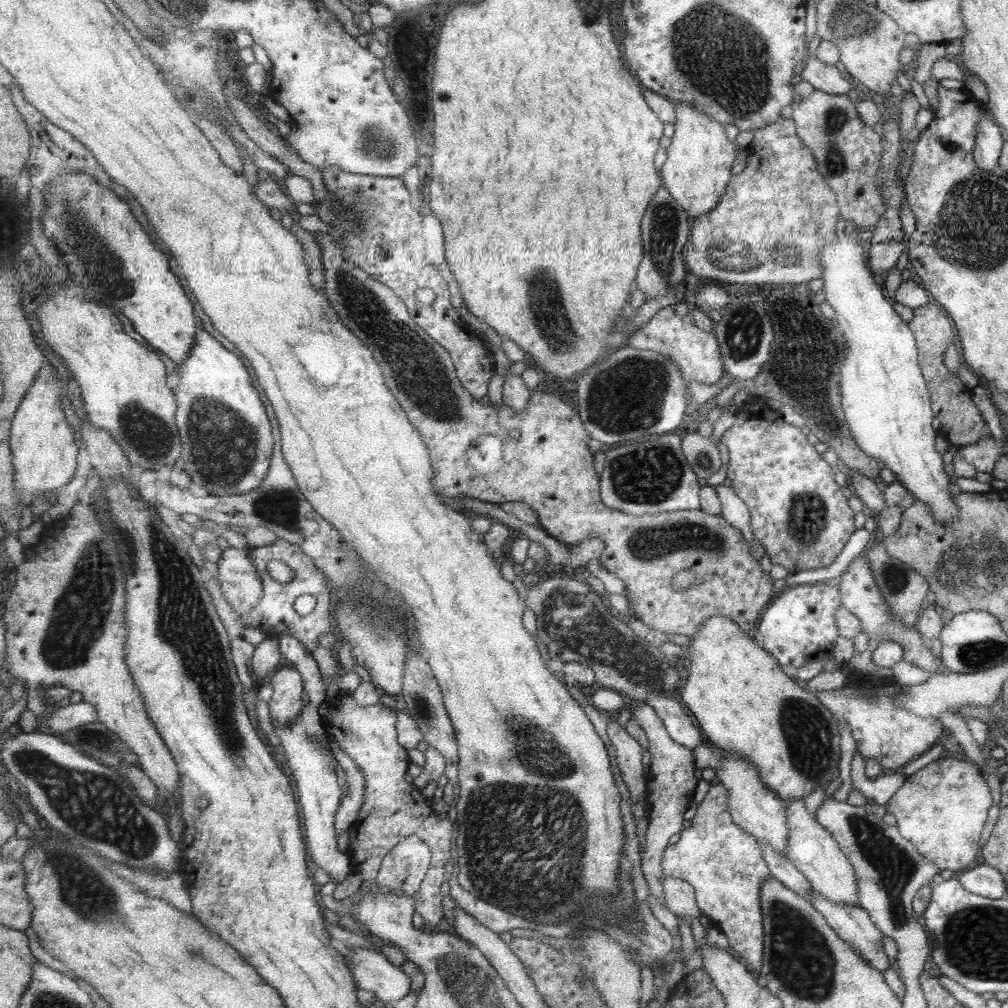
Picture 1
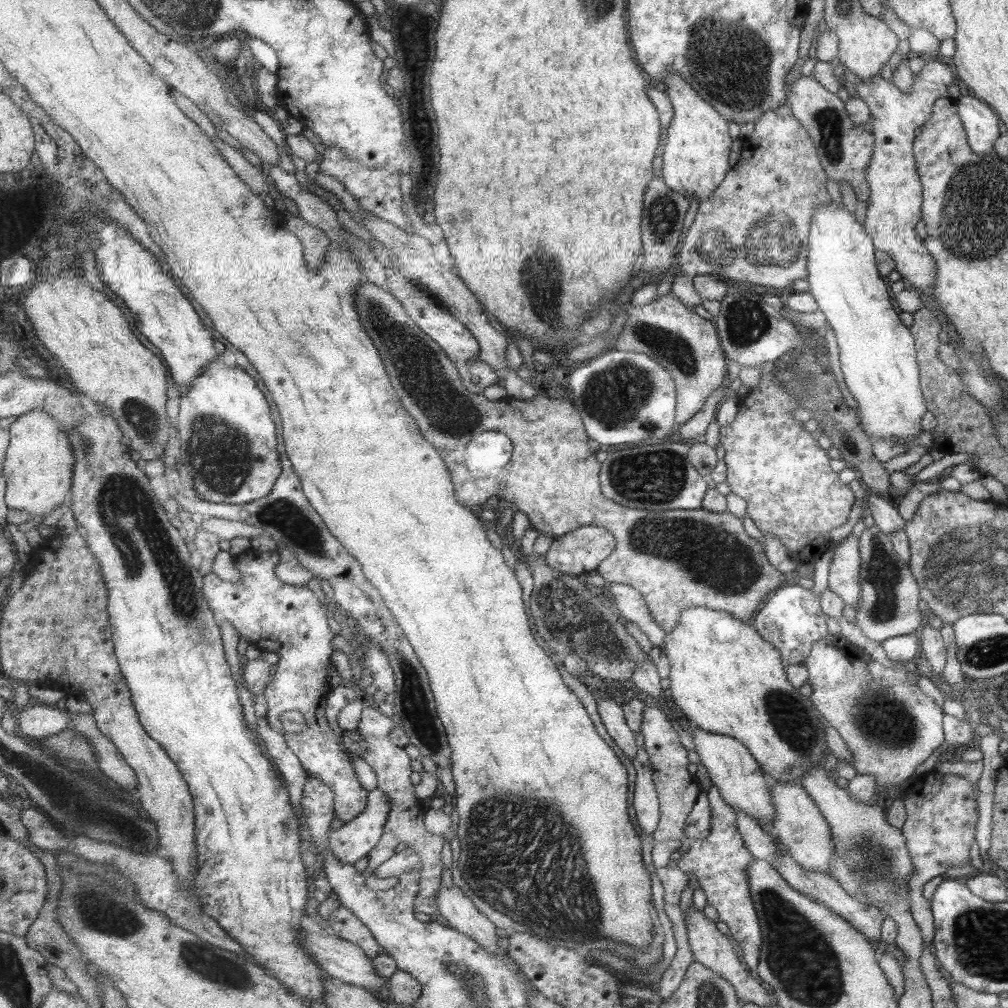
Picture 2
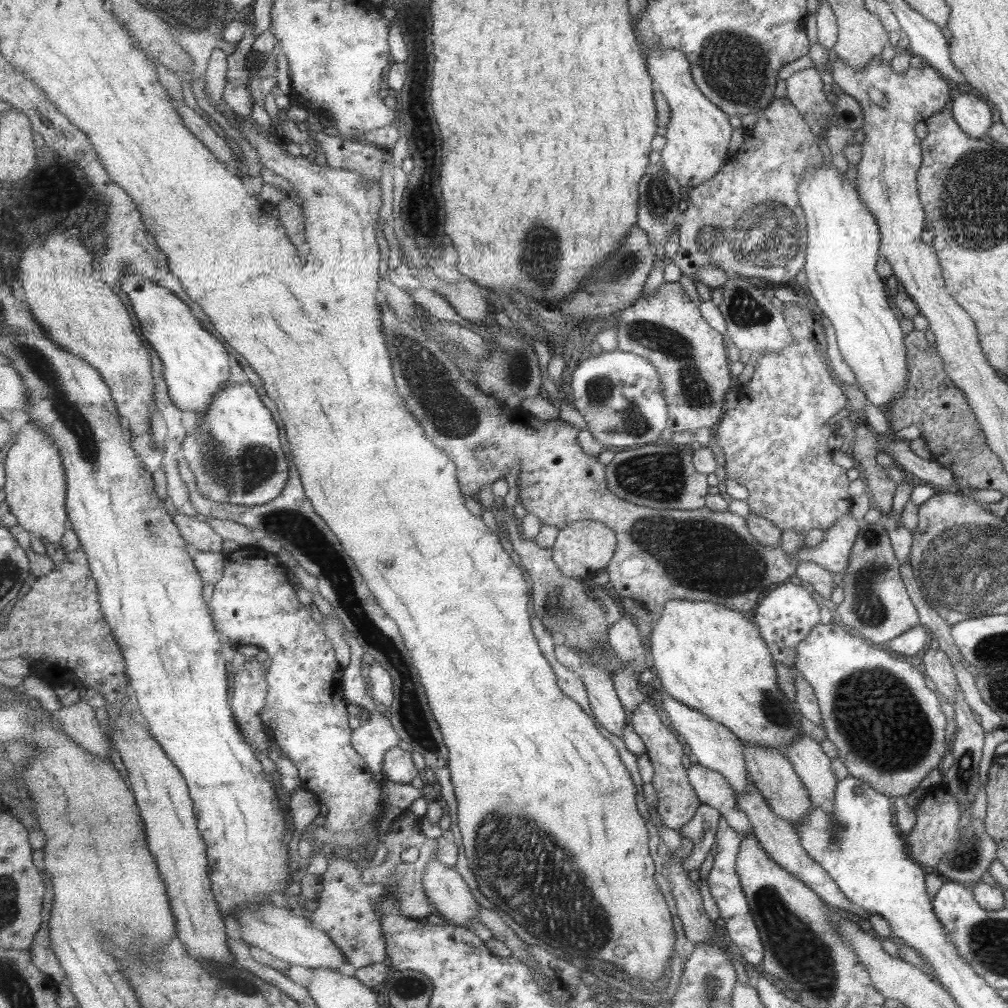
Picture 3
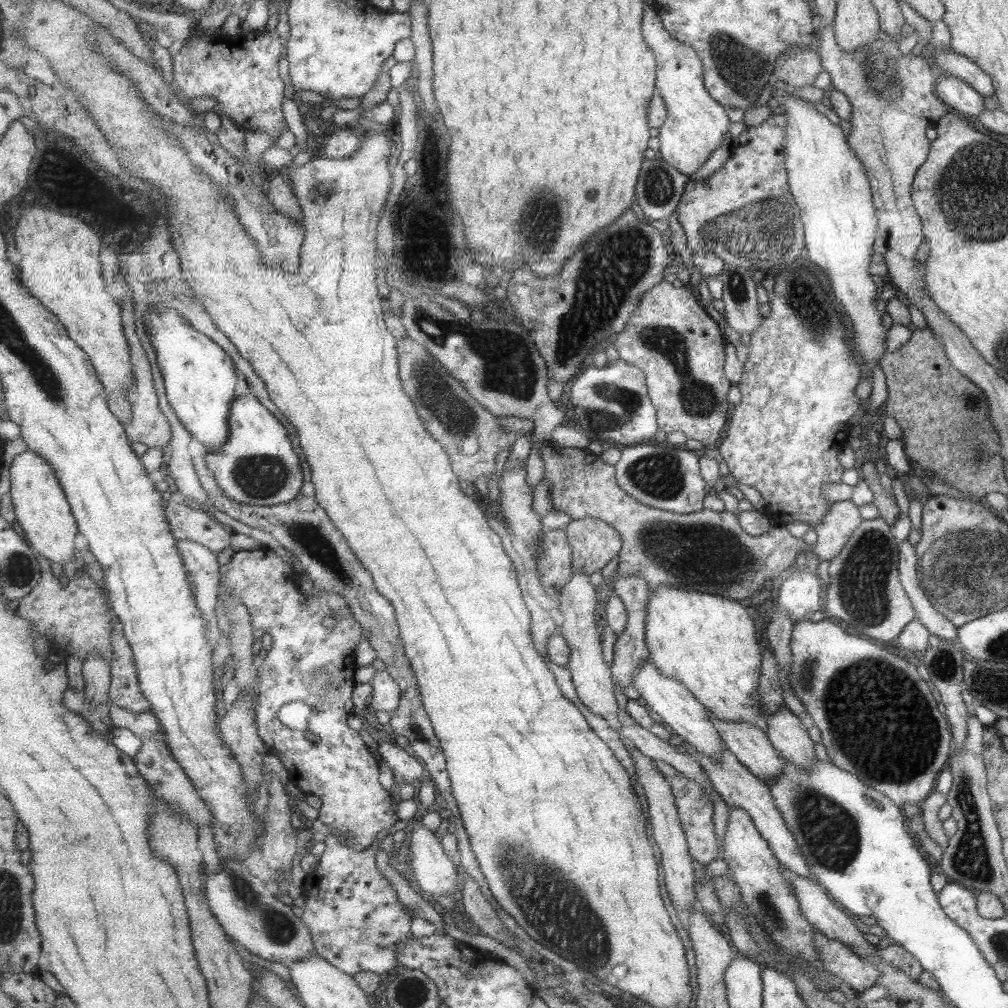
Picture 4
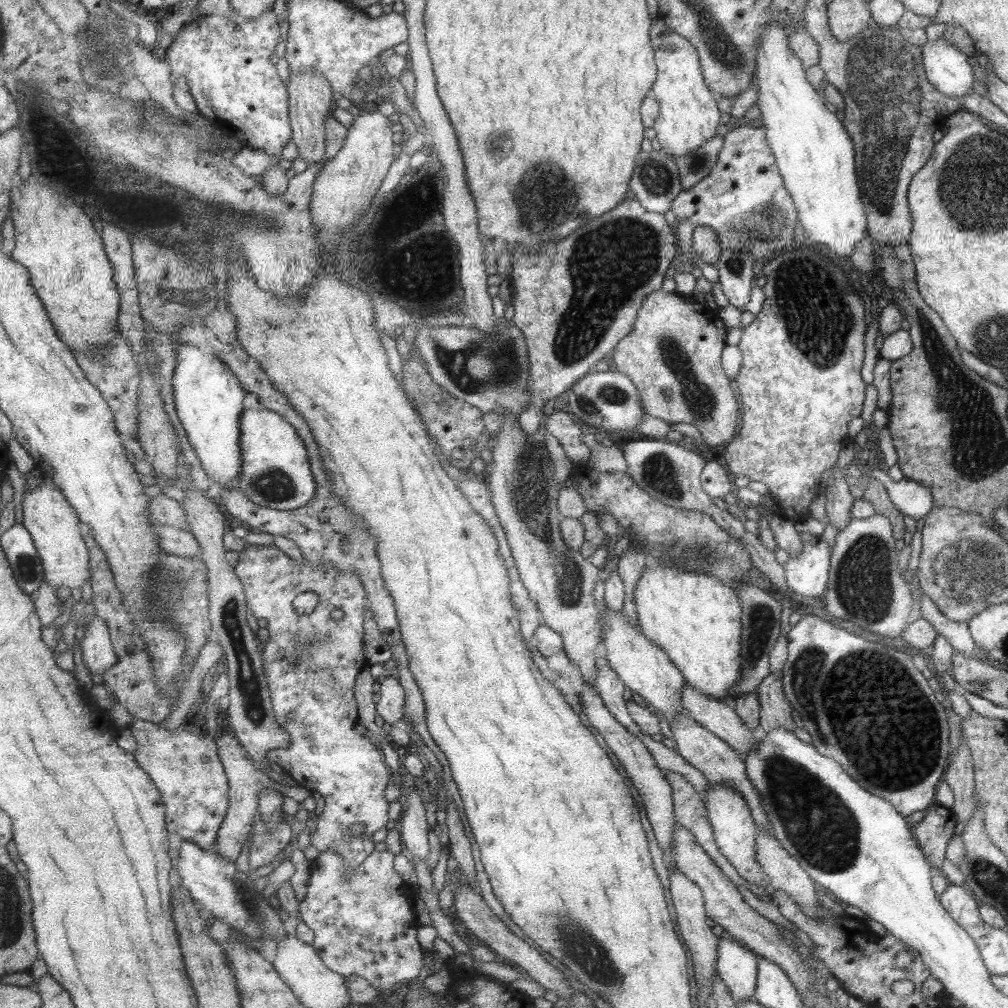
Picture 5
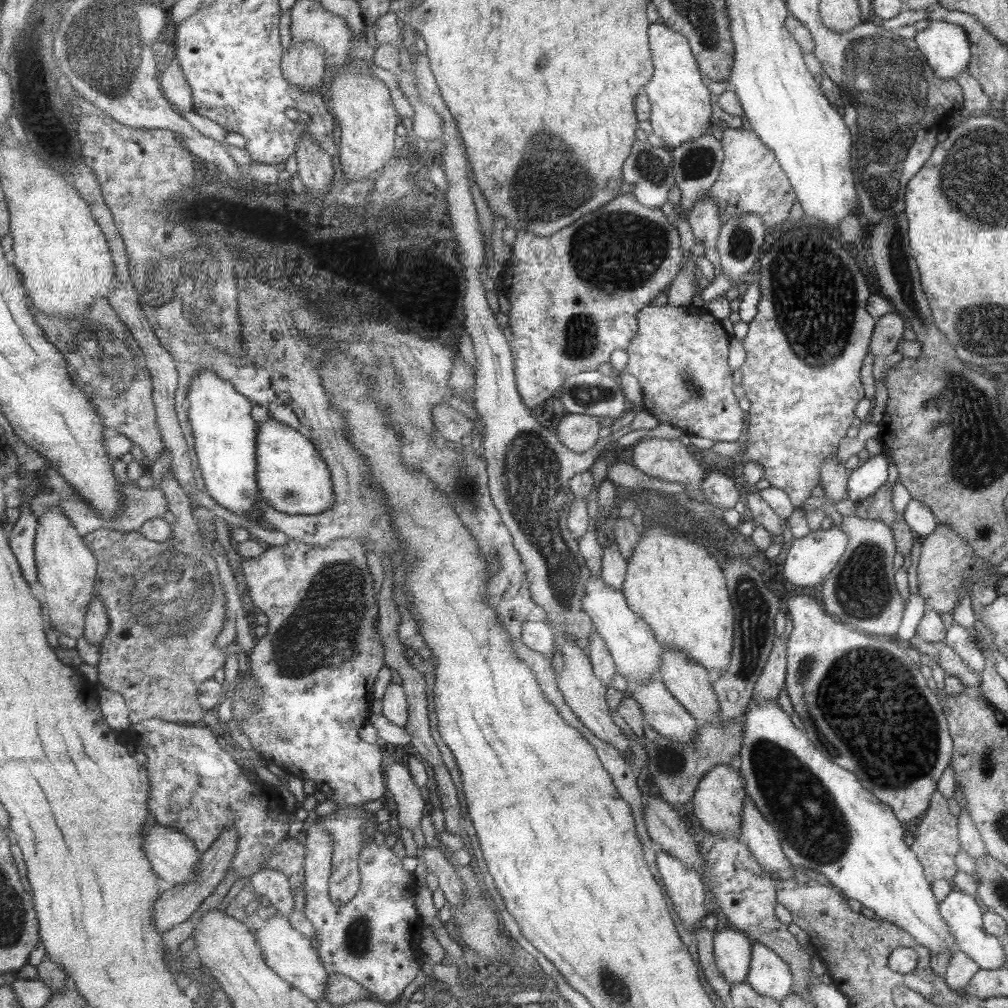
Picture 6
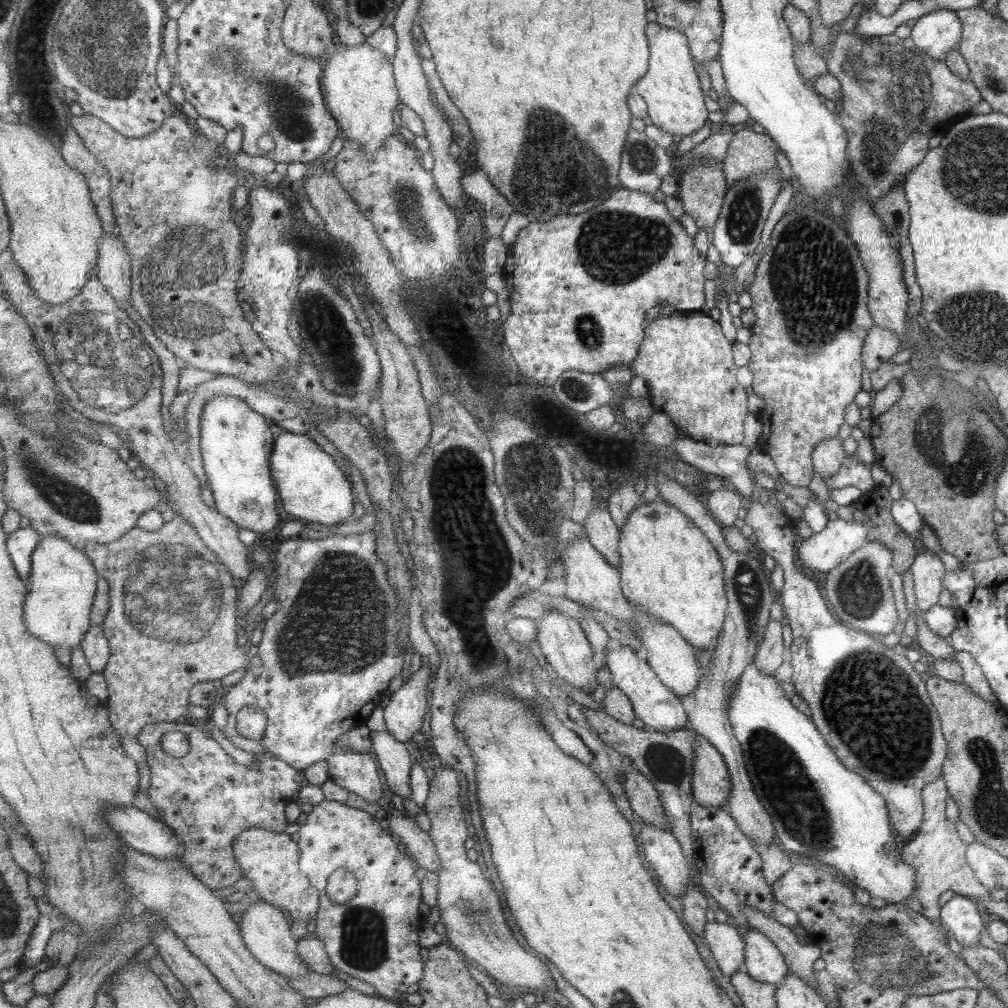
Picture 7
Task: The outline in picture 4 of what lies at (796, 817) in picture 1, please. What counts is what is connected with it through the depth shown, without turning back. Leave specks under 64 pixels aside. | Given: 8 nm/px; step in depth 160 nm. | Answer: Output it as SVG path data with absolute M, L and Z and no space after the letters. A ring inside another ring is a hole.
M708 713L708 717L720 734L724 748L759 780L770 780L780 774L784 761L772 748L767 733L761 727L721 720L711 713Z

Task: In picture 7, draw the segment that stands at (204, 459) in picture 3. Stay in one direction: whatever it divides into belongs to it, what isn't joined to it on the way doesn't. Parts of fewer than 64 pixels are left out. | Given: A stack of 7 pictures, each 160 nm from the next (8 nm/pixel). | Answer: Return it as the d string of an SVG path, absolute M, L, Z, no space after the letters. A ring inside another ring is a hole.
M282 430L272 452L272 471L284 510L299 520L337 525L351 520L355 497L351 481L335 463L335 457L307 435Z

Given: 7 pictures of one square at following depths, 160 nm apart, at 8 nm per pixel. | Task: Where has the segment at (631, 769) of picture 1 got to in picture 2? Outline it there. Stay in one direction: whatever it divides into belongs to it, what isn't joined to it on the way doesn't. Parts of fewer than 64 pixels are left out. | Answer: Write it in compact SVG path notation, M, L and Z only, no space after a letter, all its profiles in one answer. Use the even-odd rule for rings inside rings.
M609 694L608 699L601 699L597 697L597 700L599 713L602 716L602 719L604 720L604 726L607 728L609 735L615 740L615 743L617 743L619 749L621 749L631 760L633 760L634 763L638 755L637 736L633 734L633 730L628 726L628 720L626 719L626 716L624 714L624 708L622 706L619 706L619 704L615 702L615 700L609 699Z

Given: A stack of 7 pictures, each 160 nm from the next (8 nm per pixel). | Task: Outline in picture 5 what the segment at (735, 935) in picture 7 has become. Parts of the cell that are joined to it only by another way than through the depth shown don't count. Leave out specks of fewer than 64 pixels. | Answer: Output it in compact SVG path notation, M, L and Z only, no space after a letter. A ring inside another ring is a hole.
M719 937L719 940L715 974L726 984L734 1002L753 998L758 971L755 956L749 950L729 942L729 937Z

